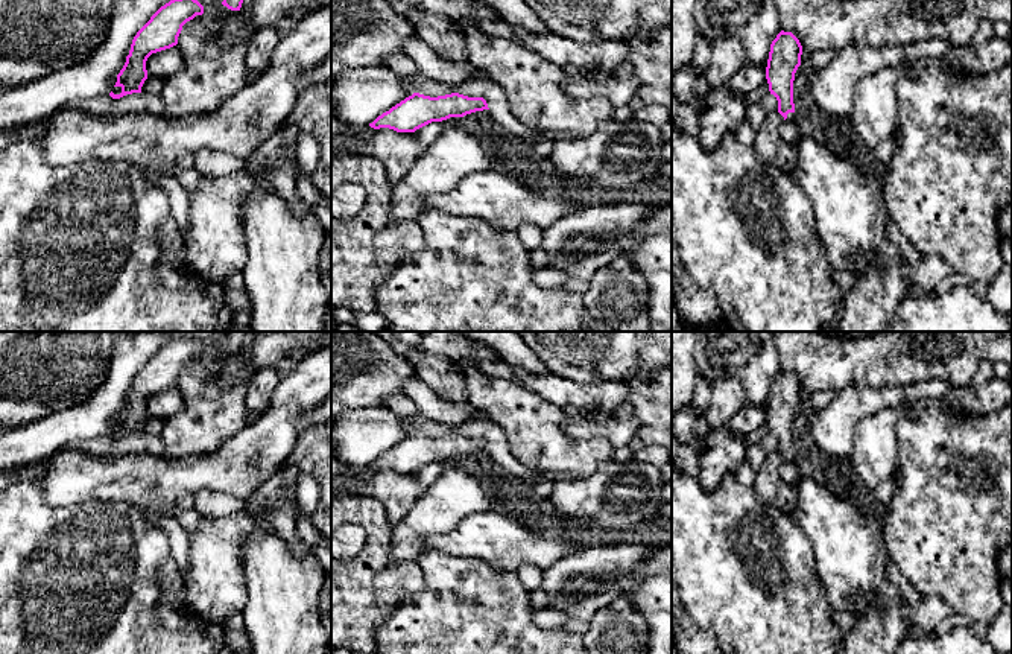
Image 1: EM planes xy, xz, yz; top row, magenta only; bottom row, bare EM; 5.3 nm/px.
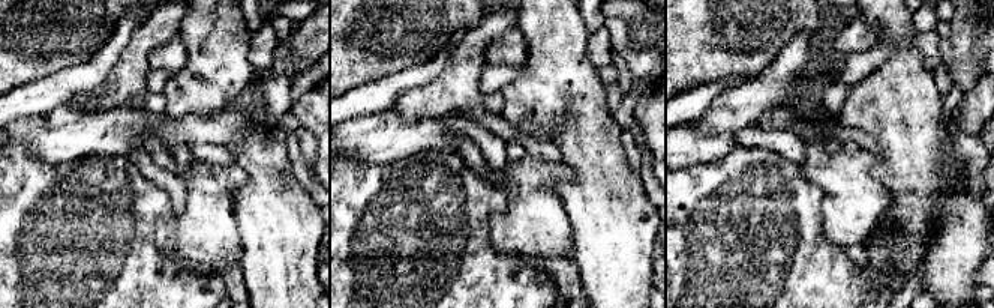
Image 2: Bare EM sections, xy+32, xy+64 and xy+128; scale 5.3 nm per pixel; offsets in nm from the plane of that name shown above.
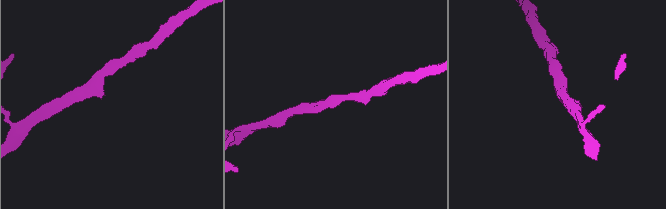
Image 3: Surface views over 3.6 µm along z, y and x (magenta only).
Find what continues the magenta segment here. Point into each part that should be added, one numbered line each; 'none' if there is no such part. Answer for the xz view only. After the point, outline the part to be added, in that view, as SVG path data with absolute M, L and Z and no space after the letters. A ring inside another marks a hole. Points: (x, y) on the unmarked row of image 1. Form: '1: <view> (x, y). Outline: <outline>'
none

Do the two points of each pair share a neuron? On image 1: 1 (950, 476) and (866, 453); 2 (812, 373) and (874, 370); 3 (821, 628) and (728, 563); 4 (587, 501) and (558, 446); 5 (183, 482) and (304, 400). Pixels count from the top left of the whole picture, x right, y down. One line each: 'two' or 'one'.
1: two
2: one
3: one
4: two
5: one

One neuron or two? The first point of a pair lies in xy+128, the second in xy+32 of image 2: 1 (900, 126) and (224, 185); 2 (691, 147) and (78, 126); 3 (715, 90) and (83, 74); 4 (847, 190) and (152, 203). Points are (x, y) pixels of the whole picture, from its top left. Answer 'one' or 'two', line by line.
1: two
2: one
3: one
4: two

